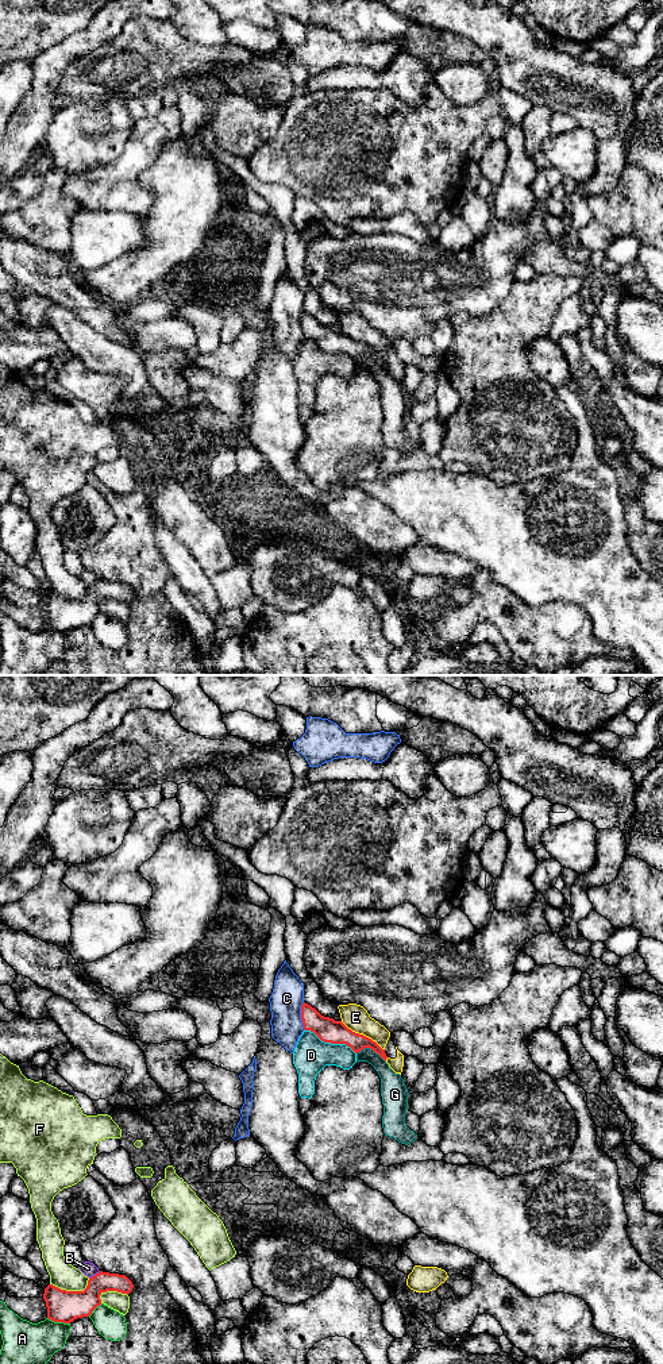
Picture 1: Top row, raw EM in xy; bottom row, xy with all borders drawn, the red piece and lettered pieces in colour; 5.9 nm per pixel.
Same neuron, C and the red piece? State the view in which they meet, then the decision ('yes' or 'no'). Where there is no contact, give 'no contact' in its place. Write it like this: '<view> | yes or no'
xy | no

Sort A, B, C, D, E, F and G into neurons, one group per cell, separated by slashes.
A / B / C / D / E / F / G

